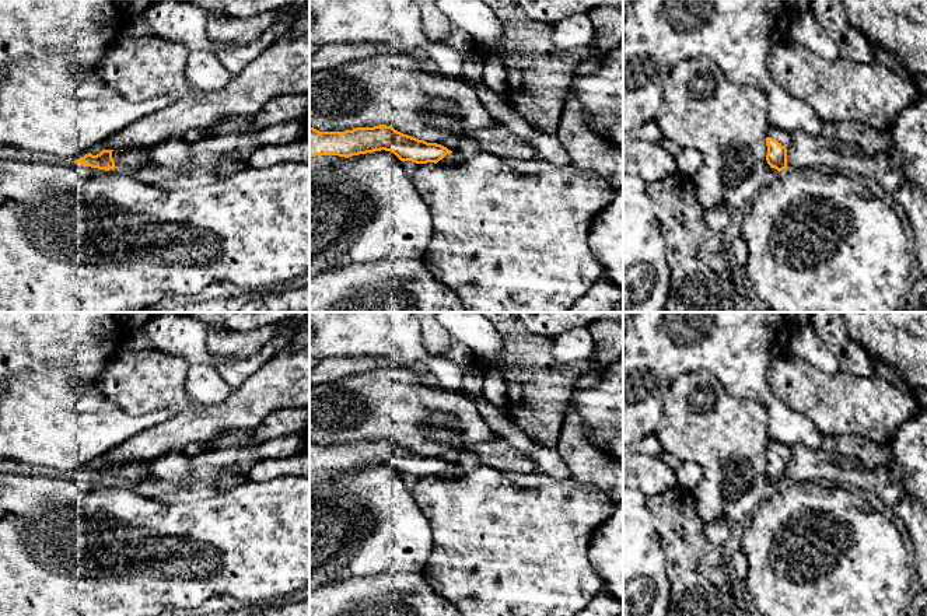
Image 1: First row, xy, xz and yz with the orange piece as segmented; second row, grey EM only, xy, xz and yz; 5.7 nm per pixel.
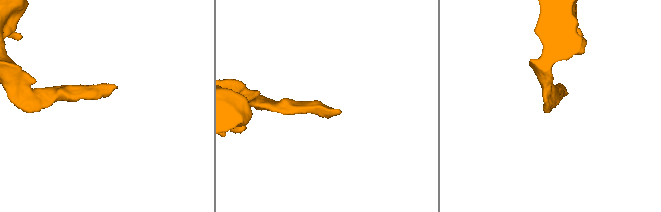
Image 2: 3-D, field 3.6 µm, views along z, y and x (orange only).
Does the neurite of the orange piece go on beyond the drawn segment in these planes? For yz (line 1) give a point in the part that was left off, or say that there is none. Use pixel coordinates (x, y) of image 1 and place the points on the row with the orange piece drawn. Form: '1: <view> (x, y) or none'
1: yz (782, 136)

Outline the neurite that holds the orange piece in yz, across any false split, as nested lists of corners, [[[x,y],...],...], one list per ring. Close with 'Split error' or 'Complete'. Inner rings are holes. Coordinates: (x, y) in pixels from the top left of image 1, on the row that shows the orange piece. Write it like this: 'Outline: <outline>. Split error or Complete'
Outline: [[[769,126],[766,146],[767,155],[766,161],[770,168],[777,169],[779,172],[787,169],[787,148],[791,143],[791,134],[780,130],[777,127]]]. Split error

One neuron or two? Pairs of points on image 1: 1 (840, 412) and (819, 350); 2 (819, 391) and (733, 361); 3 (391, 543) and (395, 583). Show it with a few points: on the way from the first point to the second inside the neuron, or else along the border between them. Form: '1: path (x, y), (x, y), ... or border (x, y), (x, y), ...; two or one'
1: border (797, 356), (824, 371), (839, 371); two
2: border (789, 352), (768, 371), (768, 382), (783, 403); two
3: border (420, 571), (382, 571), (361, 577); two

